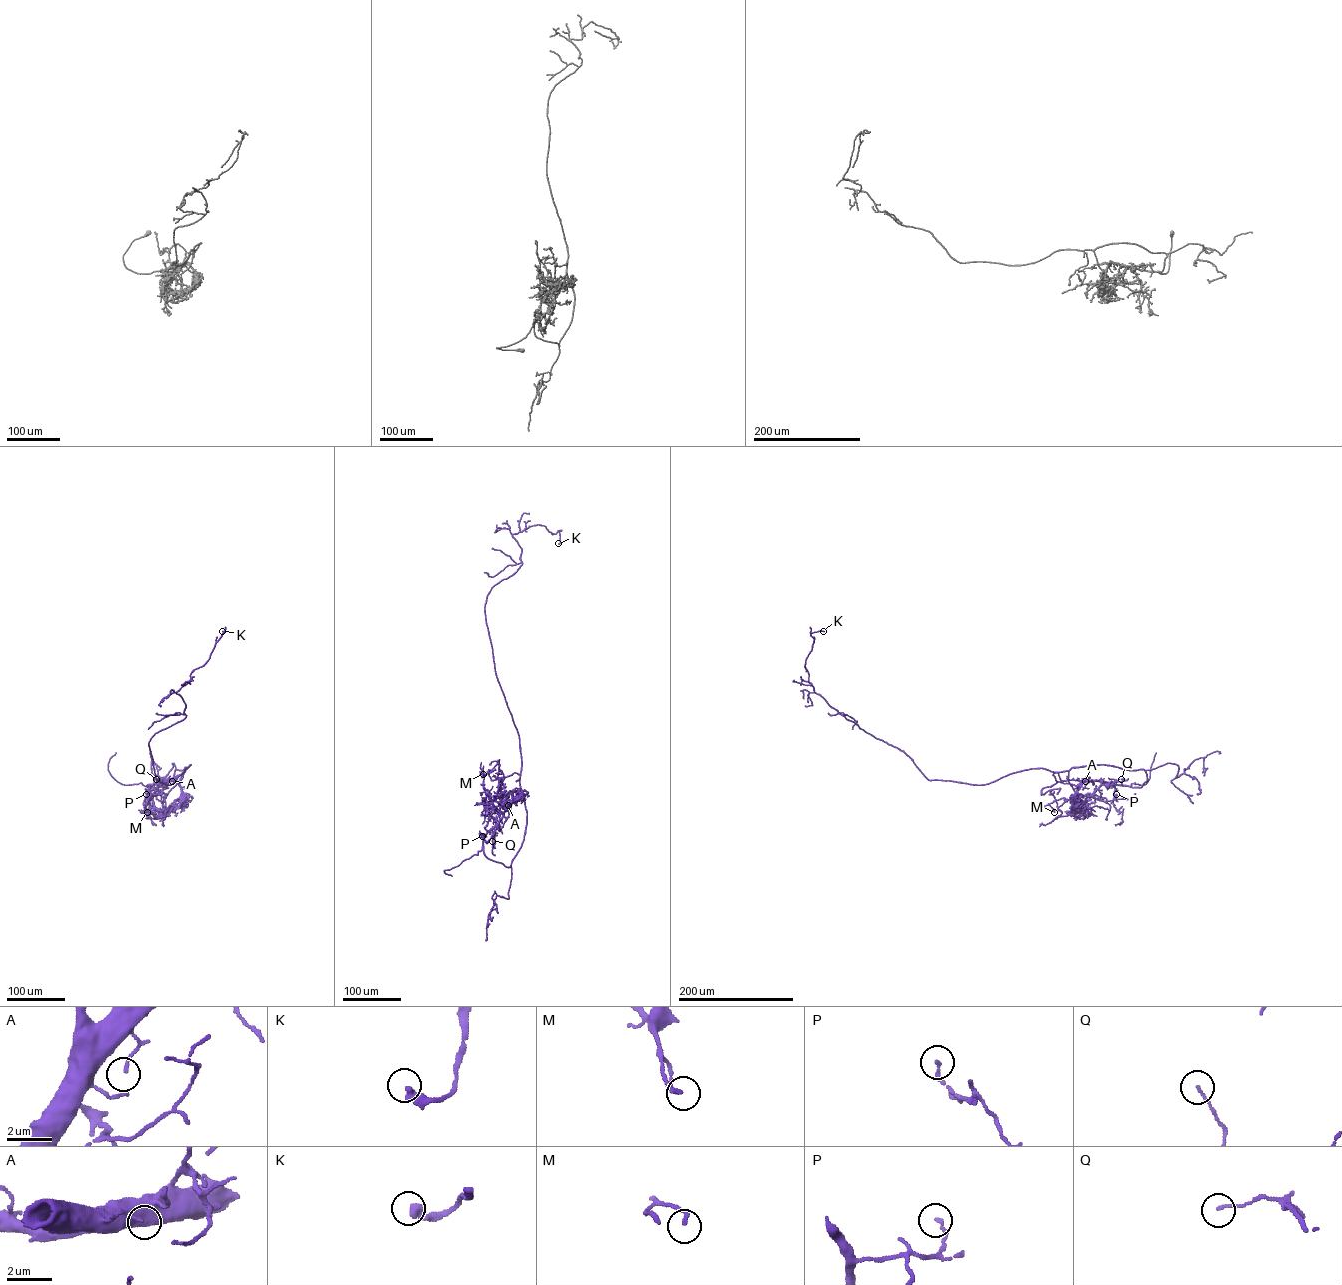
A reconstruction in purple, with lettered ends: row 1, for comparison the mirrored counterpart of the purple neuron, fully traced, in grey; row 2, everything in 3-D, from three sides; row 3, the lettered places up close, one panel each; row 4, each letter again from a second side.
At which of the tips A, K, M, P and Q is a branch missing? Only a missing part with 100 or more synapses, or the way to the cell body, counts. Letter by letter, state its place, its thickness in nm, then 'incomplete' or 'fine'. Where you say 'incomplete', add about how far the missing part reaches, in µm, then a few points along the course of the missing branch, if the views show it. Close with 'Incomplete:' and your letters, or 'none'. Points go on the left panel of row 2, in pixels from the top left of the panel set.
A: (172, 781) | 110 nm | fine
K: (222, 631) | 380 nm | fine
M: (147, 812) | 180 nm | fine
P: (146, 794) | 140 nm | fine
Q: (156, 779) | 100 nm | fine
Incomplete: none

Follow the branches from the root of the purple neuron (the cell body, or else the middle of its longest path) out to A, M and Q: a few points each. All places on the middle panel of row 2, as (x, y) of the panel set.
A: (509, 710), (519, 738), (519, 784), (527, 819), (521, 847), (507, 867), (486, 856), (483, 841), (508, 805)
M: (509, 710), (527, 819), (509, 867), (483, 852), (483, 837), (495, 822), (484, 806), (483, 774)
Q: (509, 710), (519, 738), (526, 827), (509, 867), (485, 856), (483, 838), (491, 829), (492, 841)

